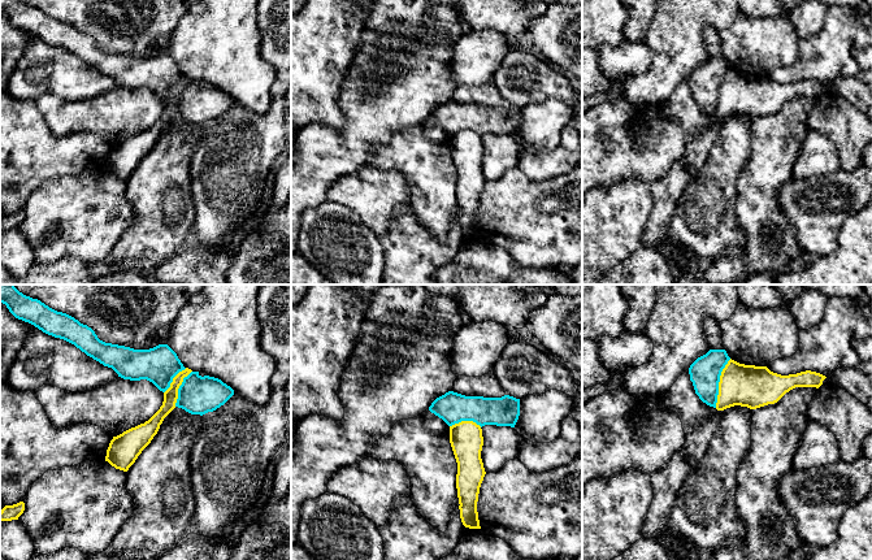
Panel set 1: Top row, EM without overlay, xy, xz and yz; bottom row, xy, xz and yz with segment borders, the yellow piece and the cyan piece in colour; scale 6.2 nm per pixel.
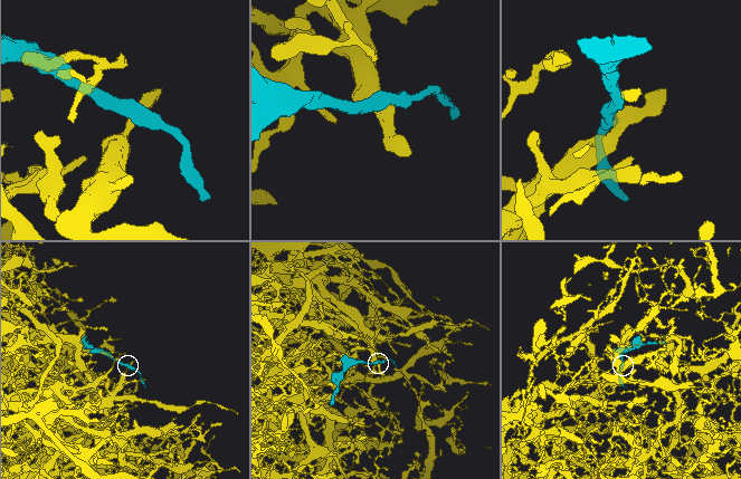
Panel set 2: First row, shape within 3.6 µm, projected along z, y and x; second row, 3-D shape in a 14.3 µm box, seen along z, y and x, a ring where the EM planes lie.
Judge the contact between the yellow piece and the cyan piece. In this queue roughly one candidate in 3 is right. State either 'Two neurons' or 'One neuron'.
Two neurons

